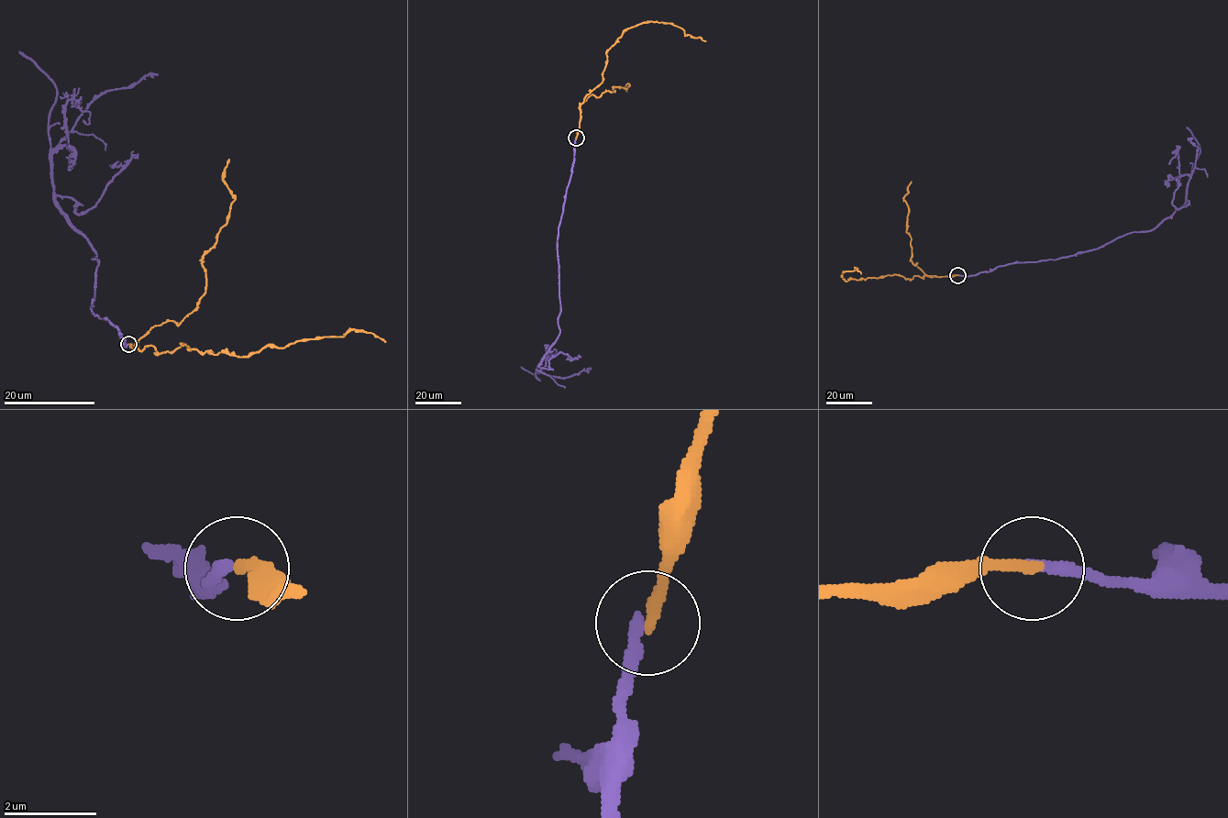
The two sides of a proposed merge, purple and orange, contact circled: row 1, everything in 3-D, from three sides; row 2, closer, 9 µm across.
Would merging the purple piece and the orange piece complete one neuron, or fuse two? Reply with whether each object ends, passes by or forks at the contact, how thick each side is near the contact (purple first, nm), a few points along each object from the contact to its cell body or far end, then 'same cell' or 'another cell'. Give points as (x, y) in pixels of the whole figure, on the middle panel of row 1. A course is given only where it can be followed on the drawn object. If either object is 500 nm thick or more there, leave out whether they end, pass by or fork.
purple ends there; orange ends there; 280 nm thick on the purple side, 280 nm on the other; purple runs (575, 138), (572, 171), (557, 239), (559, 333), (537, 370), (563, 378), (591, 370); orange runs (576, 138), (580, 105), (602, 82), (606, 51), (625, 29), (644, 22), (672, 23), (684, 34), (706, 41); same cell

